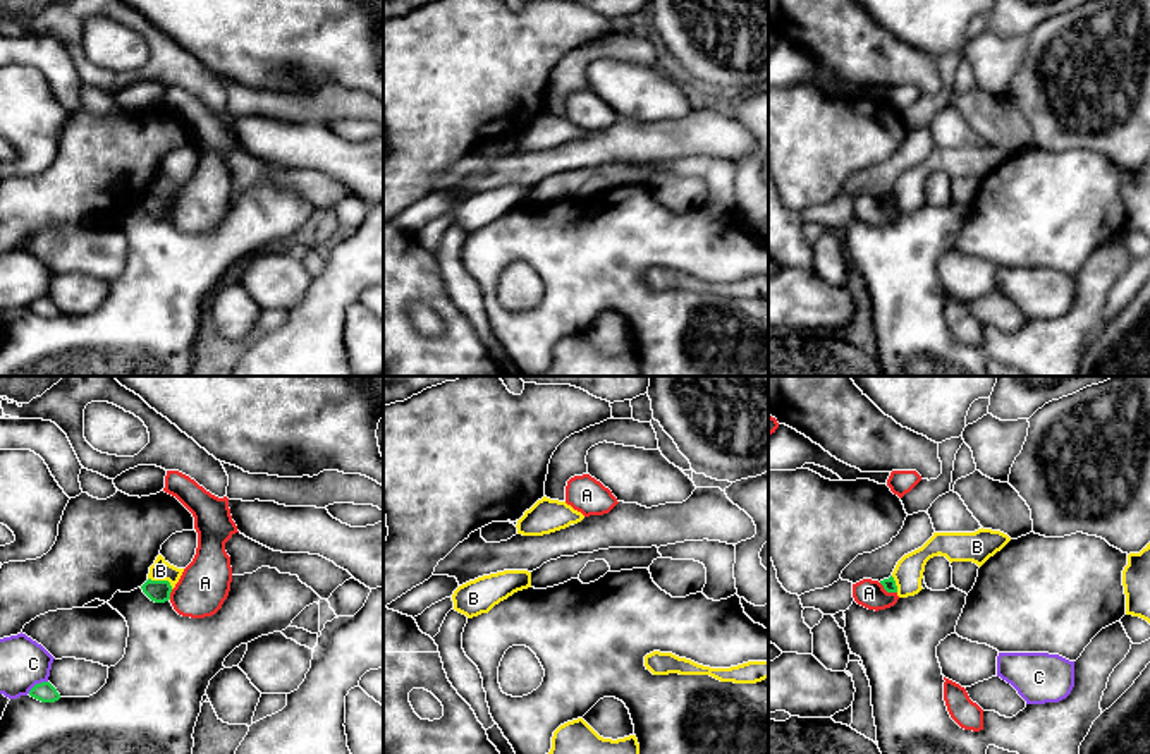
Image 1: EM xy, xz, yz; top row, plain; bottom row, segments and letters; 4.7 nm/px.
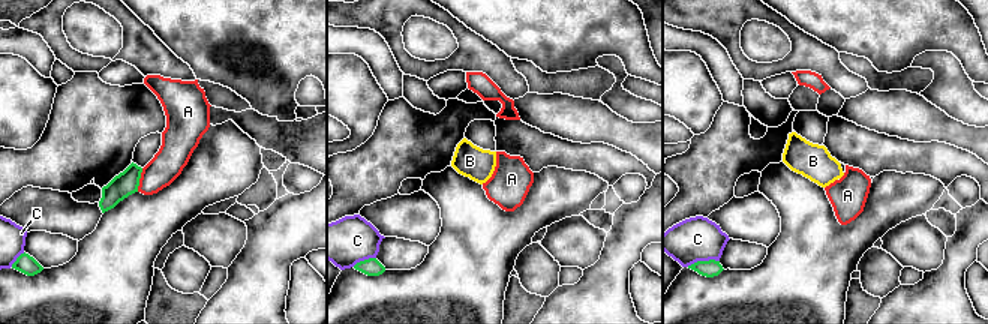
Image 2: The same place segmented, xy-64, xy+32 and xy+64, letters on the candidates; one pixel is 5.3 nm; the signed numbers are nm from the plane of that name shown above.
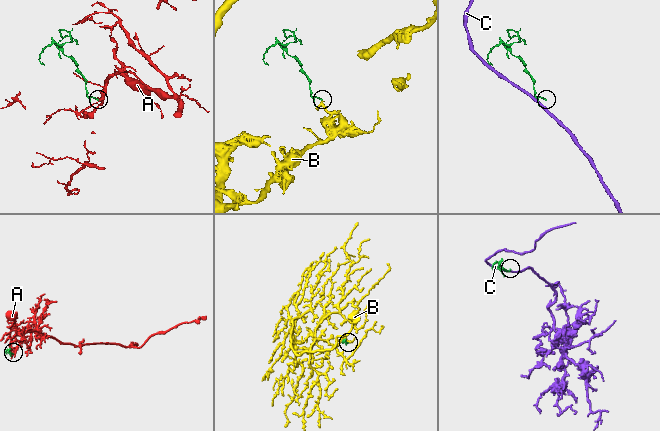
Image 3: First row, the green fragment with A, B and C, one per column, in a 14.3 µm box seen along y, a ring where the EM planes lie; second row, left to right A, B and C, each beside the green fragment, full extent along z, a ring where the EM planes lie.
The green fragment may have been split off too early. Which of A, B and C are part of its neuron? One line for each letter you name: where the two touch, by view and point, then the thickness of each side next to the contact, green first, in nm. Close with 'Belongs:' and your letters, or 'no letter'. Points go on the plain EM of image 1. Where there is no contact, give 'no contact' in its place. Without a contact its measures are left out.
Belongs: no letter

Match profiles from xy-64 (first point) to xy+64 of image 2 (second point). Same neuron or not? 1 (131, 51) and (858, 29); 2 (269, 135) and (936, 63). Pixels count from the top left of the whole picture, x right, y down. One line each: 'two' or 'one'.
1: two
2: two

